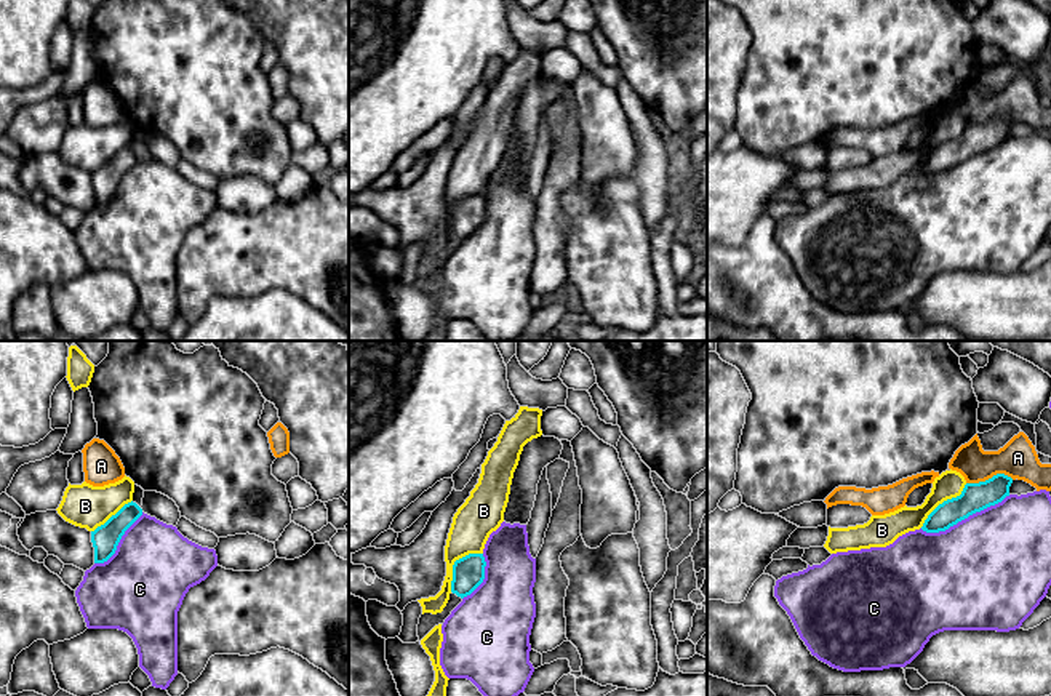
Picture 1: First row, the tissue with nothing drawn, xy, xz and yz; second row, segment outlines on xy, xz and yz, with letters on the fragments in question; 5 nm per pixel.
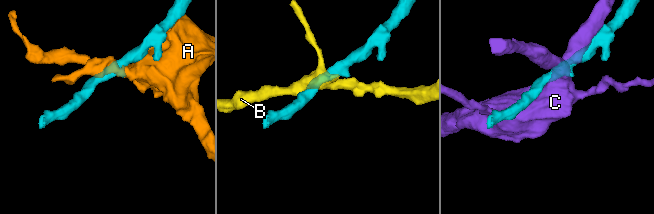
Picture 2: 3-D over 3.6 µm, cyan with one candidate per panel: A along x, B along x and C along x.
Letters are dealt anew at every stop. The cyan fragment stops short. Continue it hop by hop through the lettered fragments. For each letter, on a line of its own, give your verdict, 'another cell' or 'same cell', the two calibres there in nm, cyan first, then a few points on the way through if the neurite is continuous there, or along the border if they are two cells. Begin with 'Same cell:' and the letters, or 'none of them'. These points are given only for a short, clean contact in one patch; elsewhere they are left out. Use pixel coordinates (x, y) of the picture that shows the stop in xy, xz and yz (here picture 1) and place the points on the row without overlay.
Same cell: none of them
A: another cell; calibres 140 and 190 nm
B: another cell; calibres 160 and 200 nm
C: another cell; calibres 140 and 480 nm

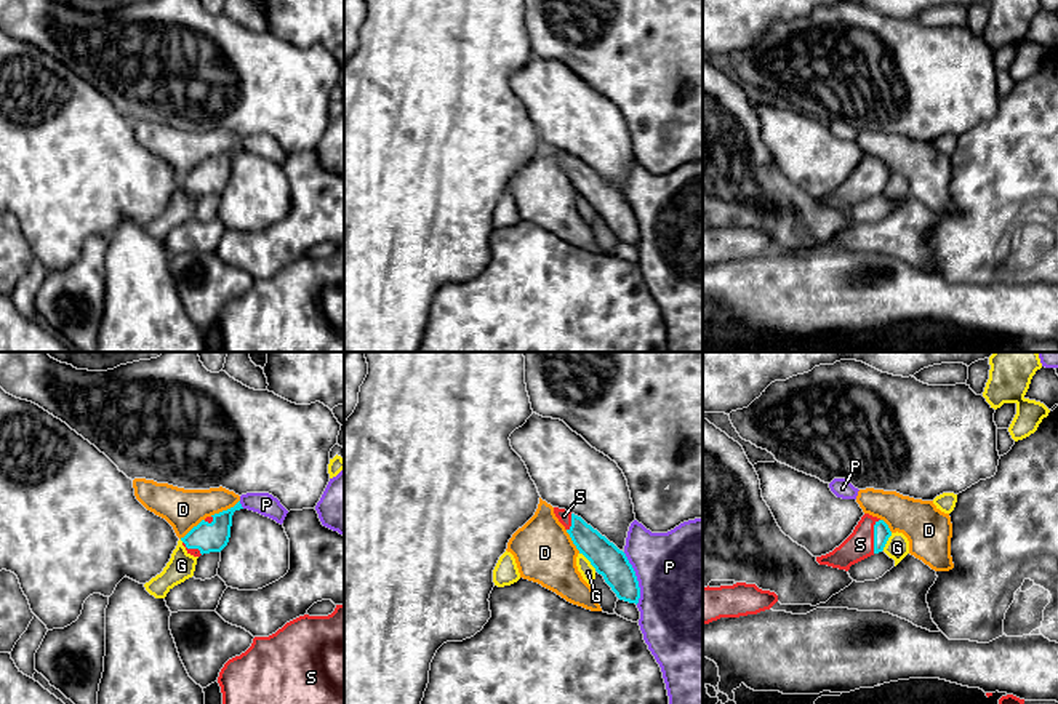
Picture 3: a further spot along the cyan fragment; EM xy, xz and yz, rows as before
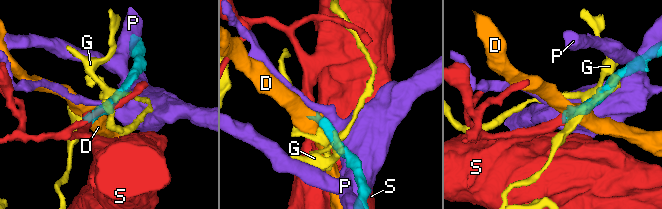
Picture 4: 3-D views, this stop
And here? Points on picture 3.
Same cell: S
D: another cell; calibres 150 and 200 nm; border xy (239, 141), (232, 148), (210, 157)
G: another cell; calibres 160 and 80 nm
P: another cell; calibres 160 and 480 nm
S: same cell; calibres 80 and 140 nm; way yz (881, 170), (874, 178), (860, 186)

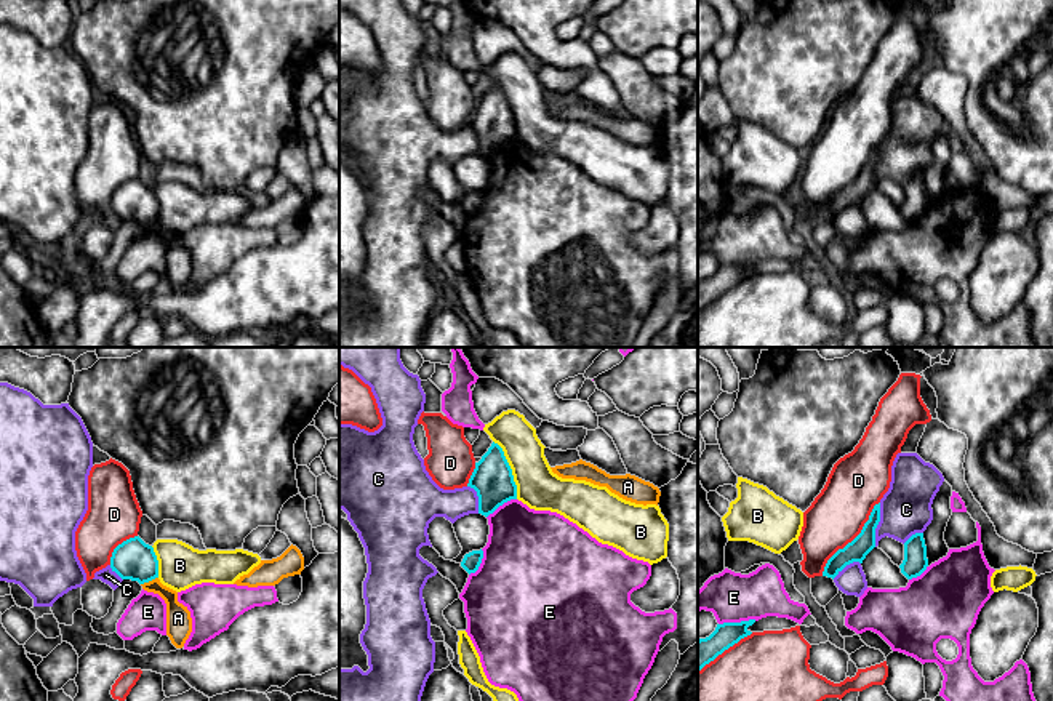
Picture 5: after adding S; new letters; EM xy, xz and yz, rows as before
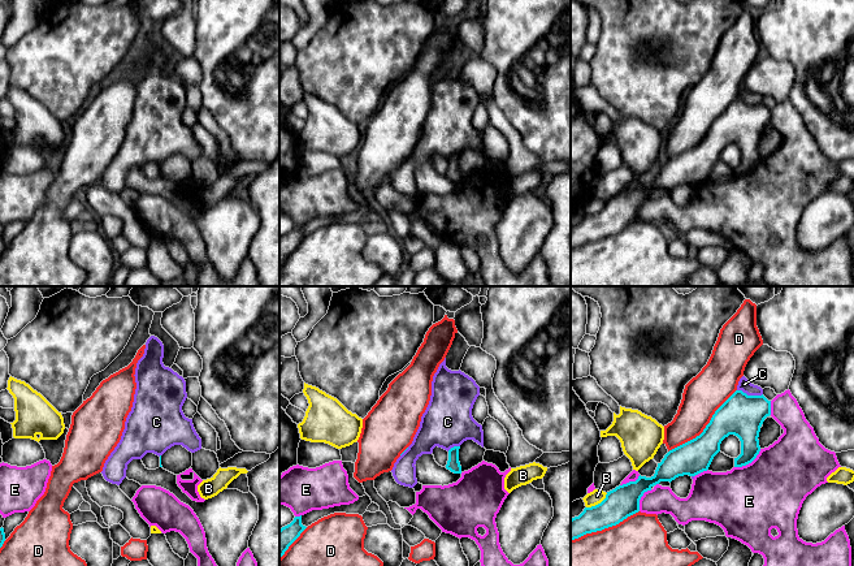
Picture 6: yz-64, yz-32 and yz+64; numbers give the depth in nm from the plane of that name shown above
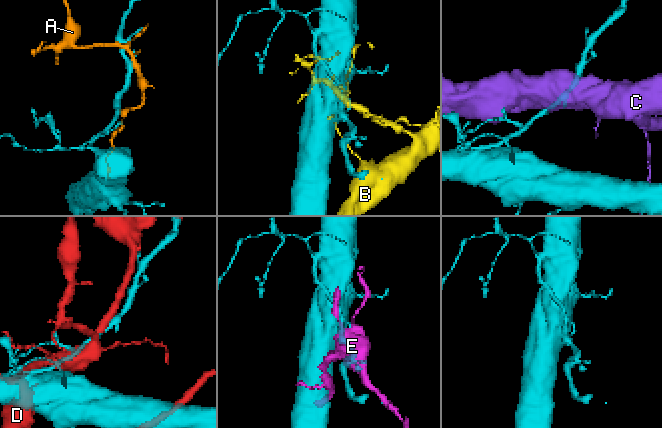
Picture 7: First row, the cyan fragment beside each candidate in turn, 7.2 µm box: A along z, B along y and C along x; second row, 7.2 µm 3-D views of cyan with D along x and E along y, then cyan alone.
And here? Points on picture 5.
Same cell: none of them
A: another cell; calibres 200 and 130 nm
B: another cell; calibres 200 and 220 nm
C: another cell; calibres 110 and 260 nm
D: another cell; calibres 110 and 280 nm
E: another cell; calibres 140 and 260 nm

